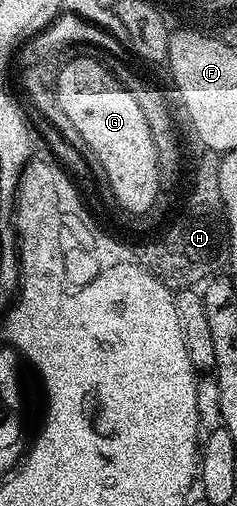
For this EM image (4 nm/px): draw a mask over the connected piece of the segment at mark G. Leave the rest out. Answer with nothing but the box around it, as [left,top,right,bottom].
[56,55,154,213]

